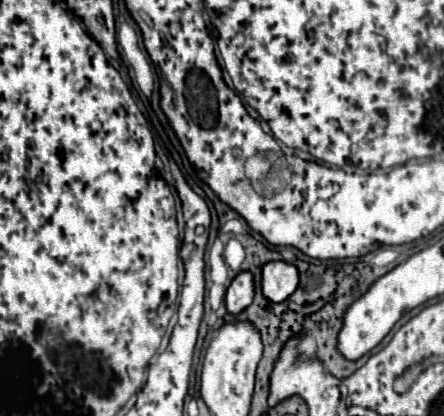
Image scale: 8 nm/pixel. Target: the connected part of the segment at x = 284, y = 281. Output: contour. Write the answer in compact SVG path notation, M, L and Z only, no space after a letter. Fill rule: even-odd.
M268 262L262 268L262 292L272 302L286 300L298 286L298 268L288 262Z

